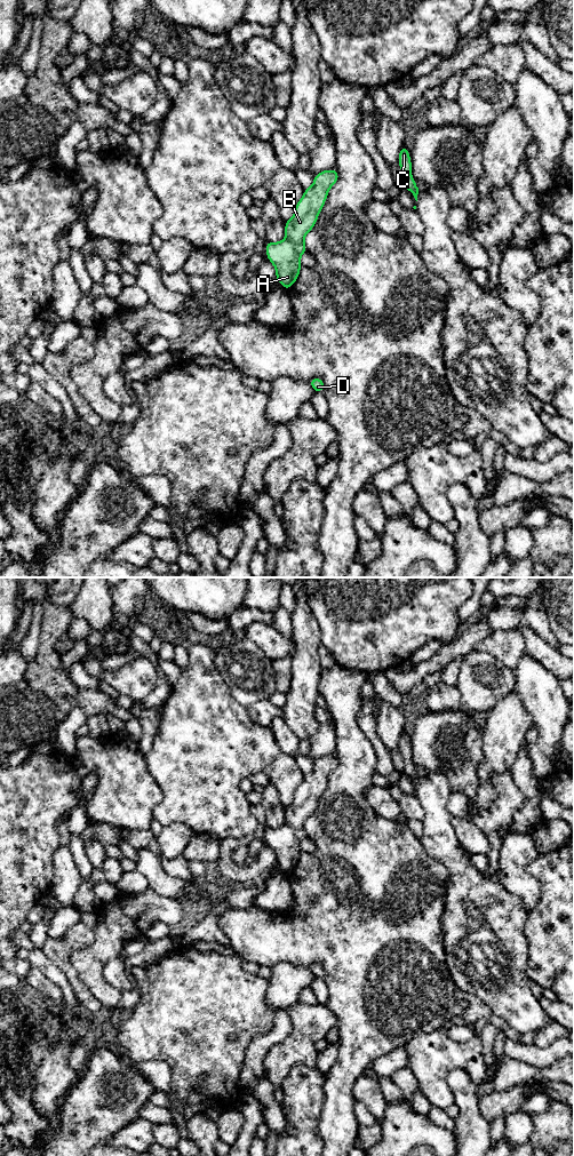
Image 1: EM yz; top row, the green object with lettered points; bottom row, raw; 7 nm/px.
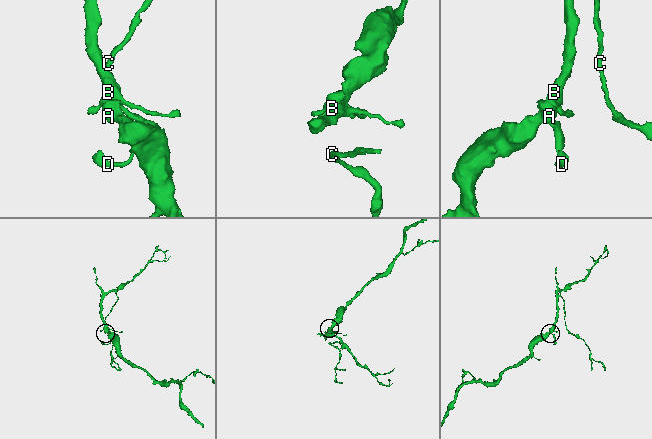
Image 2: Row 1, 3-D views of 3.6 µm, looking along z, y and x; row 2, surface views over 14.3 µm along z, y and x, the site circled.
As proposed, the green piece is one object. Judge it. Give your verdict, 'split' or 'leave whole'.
leave whole

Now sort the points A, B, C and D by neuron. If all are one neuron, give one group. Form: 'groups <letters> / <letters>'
groups A B C D

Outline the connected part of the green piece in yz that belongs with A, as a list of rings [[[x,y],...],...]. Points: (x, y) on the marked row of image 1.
[[[326,169],[314,175],[313,184],[304,190],[296,204],[294,215],[285,222],[285,240],[265,244],[266,258],[276,268],[276,280],[284,289],[288,290],[300,276],[301,255],[308,252],[304,238],[316,225],[327,194],[338,178],[335,169]]]

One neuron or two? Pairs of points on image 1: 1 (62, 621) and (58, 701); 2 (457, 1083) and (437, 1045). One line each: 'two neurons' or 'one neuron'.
1: one neuron
2: two neurons

